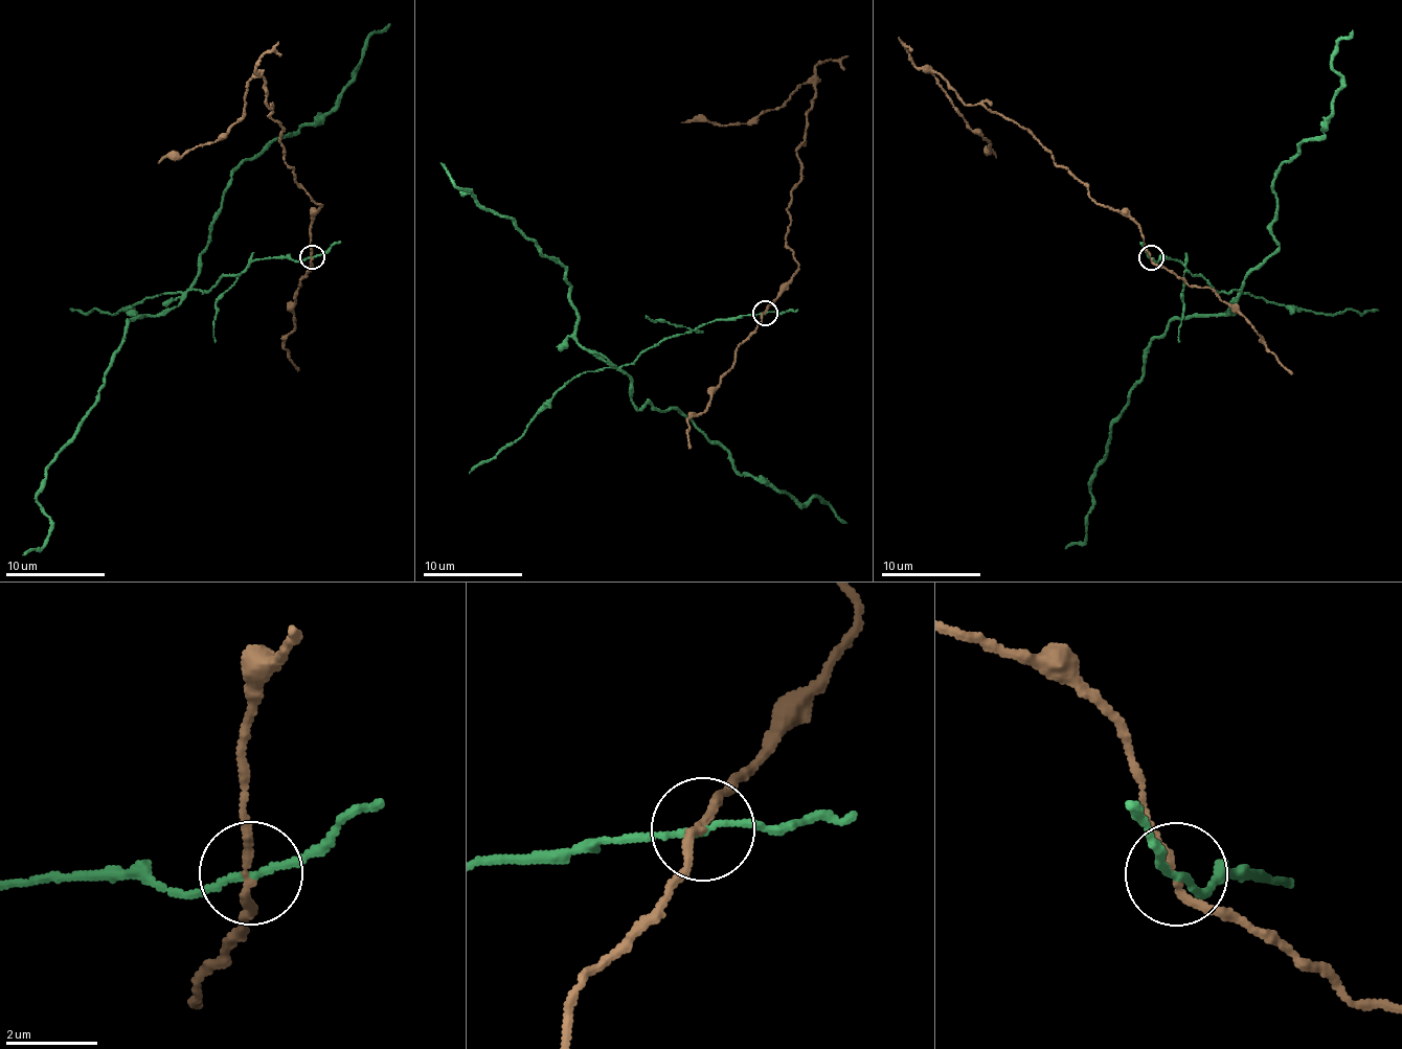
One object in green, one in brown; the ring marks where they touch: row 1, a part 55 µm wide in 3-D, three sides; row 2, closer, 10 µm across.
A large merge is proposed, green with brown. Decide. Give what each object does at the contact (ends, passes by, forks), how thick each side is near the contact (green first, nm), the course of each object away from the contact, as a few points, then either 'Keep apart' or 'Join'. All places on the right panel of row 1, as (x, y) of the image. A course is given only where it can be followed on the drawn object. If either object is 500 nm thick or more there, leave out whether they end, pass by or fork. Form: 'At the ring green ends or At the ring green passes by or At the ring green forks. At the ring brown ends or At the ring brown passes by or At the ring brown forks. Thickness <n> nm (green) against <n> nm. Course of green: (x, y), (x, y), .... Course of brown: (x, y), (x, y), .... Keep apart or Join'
At the ring green passes by. At the ring brown passes by. Thickness 140 nm (green) against 170 nm. Course of green: (1150, 257), (1238, 290), (1227, 312), (1174, 318), (1151, 343), (1089, 491), (1086, 536), (1065, 548). Course of brown: (1150, 257), (1137, 225), (1102, 205), (1026, 130), (966, 105), (934, 72), (996, 157). Keep apart

